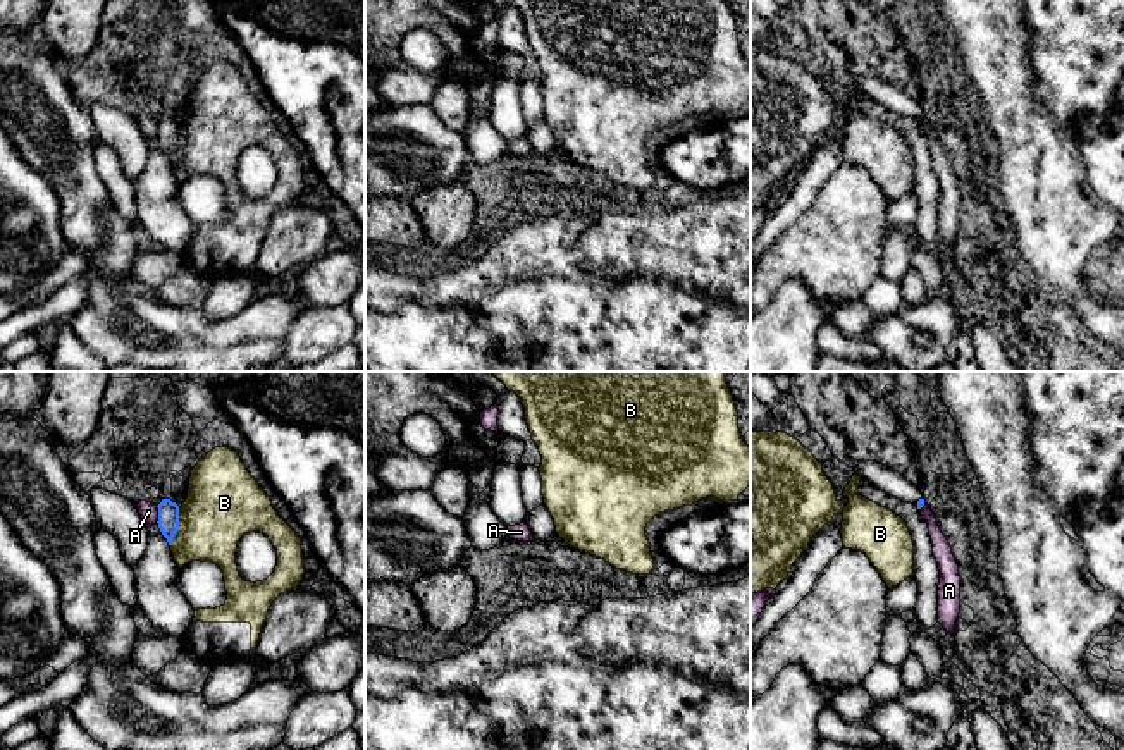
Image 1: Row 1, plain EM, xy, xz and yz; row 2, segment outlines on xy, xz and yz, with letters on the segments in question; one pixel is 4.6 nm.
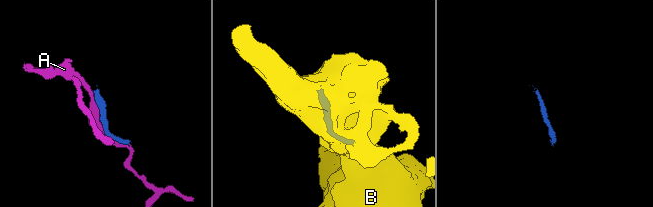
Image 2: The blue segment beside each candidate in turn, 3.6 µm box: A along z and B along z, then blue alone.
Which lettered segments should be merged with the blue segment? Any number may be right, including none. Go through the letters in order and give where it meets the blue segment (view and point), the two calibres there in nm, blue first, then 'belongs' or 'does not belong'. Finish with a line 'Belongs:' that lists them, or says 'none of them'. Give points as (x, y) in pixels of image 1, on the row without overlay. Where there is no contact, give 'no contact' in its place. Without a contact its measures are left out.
A: contact xy (159, 129); calibres 100 and 90 nm; does not belong
B: contact xy (178, 141); calibres 100 and 360 nm; does not belong
Belongs: none of them

